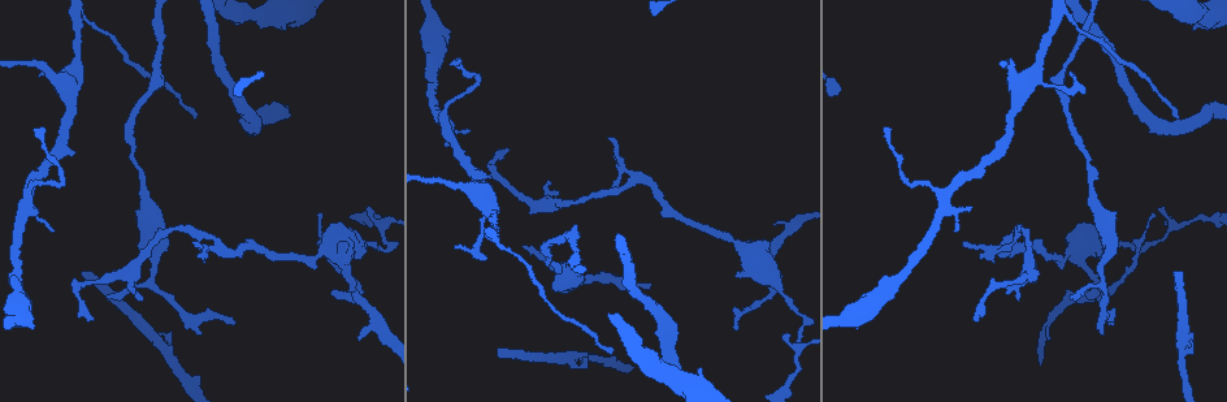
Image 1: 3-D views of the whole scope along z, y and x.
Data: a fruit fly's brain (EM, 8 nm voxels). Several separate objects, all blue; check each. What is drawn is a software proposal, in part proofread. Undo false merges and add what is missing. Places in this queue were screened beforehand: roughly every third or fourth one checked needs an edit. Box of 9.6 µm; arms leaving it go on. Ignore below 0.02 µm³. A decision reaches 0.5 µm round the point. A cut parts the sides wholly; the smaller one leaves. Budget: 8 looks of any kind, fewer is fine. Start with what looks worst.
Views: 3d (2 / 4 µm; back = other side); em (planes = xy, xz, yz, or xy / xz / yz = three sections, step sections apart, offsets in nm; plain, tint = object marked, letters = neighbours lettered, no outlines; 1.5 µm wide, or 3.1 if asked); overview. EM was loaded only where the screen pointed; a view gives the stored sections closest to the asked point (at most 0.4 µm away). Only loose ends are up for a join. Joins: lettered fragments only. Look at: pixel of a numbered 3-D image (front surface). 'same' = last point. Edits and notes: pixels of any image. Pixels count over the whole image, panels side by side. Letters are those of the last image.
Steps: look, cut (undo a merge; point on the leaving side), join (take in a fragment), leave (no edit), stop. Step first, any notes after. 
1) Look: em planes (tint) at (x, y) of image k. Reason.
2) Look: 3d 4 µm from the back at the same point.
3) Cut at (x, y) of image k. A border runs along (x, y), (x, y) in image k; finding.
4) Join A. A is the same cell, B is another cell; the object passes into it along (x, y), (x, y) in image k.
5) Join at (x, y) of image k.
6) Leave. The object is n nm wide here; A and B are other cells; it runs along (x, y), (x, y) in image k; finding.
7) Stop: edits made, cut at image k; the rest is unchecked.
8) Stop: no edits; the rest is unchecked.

Look: em yz step 4 (letters) at (1099, 291) of image 1. Free end.

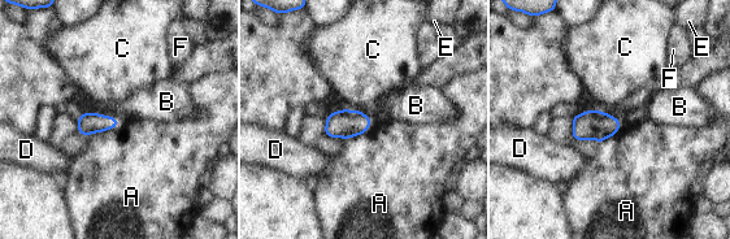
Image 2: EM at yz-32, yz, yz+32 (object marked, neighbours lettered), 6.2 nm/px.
Look: em planes (letters) at the same point. Another direction.

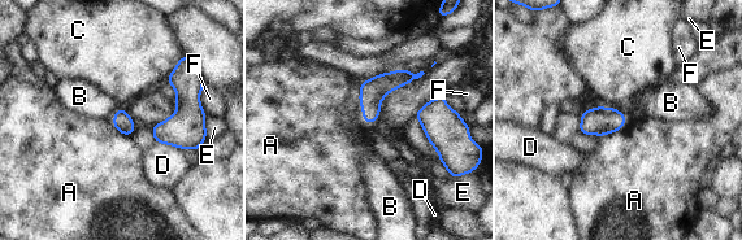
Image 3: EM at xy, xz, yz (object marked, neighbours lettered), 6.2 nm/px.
Leave. A, B, C, D, E and F are other cells; a border runs along (358, 100), (367, 123) in image 3; no lettered fragment goes on from it.

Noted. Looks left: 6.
Look: 3d 4 µm at (611, 354) of image 1. End of a long branch.

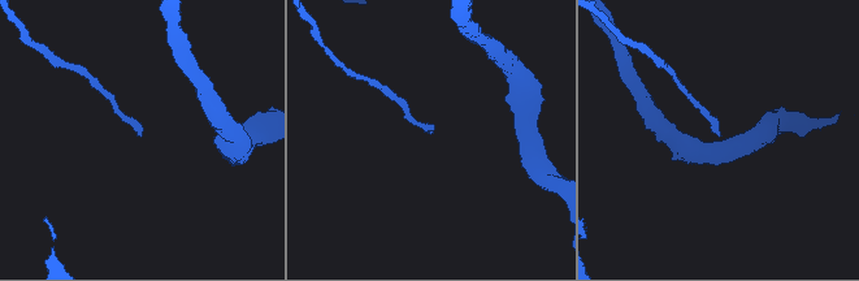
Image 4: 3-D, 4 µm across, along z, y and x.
Look: em planes (letters) at (719, 137) of image 4.

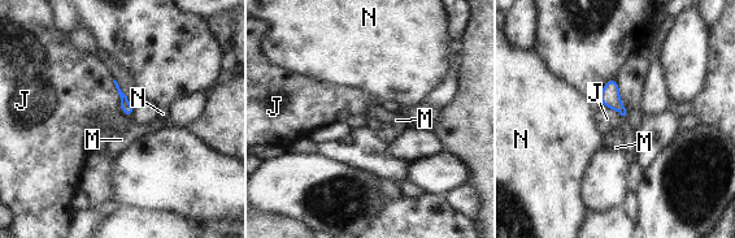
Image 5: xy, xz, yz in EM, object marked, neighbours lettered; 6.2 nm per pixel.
Leave. J, M and N are other cells; none of them fits.

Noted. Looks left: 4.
Look: em planes (tint) at (39, 129) of image 1. Tapers out.

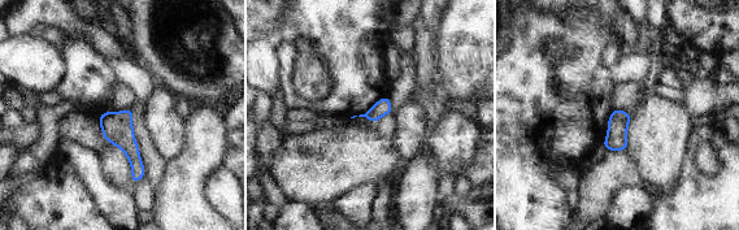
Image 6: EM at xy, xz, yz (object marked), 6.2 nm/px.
Look: em planes (letters) at the same point. What lies round it.

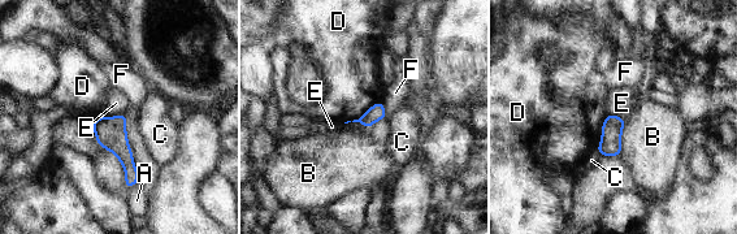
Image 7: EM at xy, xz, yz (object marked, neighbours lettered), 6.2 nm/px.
Leave. The longest contact is with D, 240 nm; A, B, C, D, E and F are other cells; none of them fits.

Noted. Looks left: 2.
Stop: no edits; the rest is unchecked.

